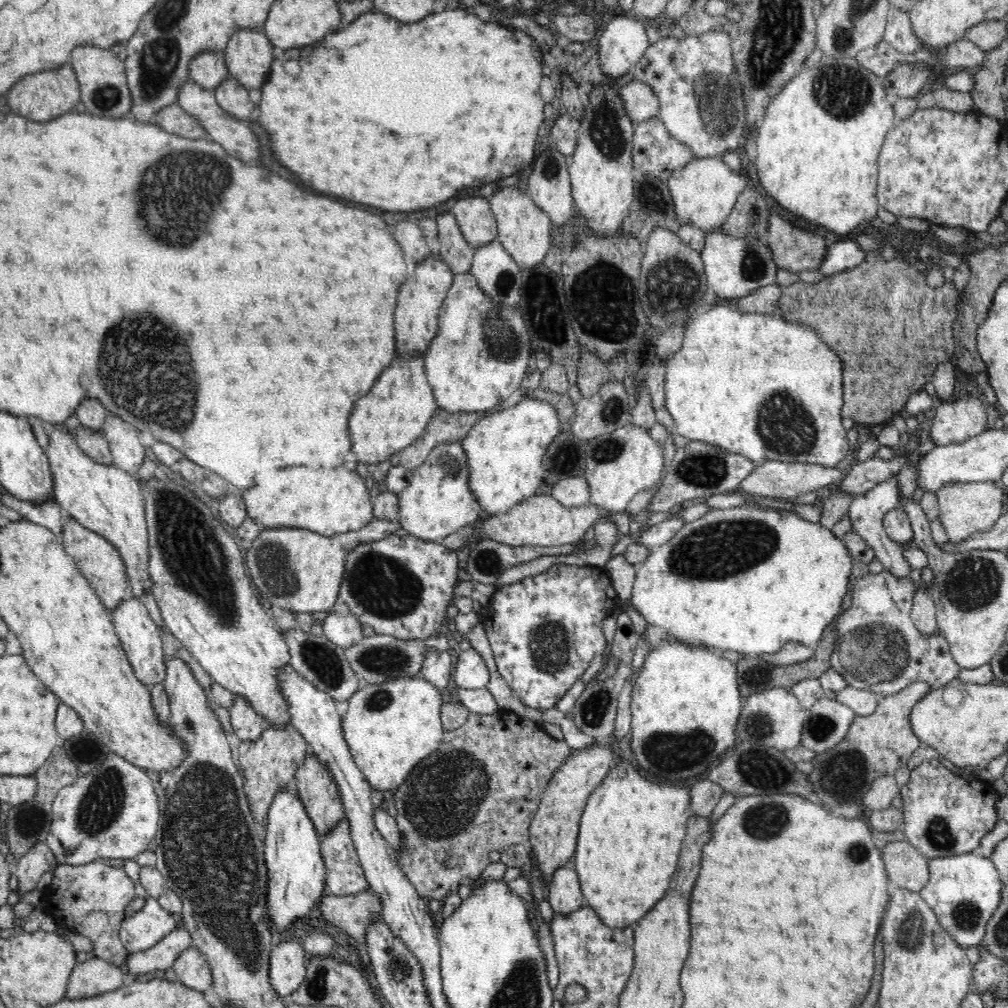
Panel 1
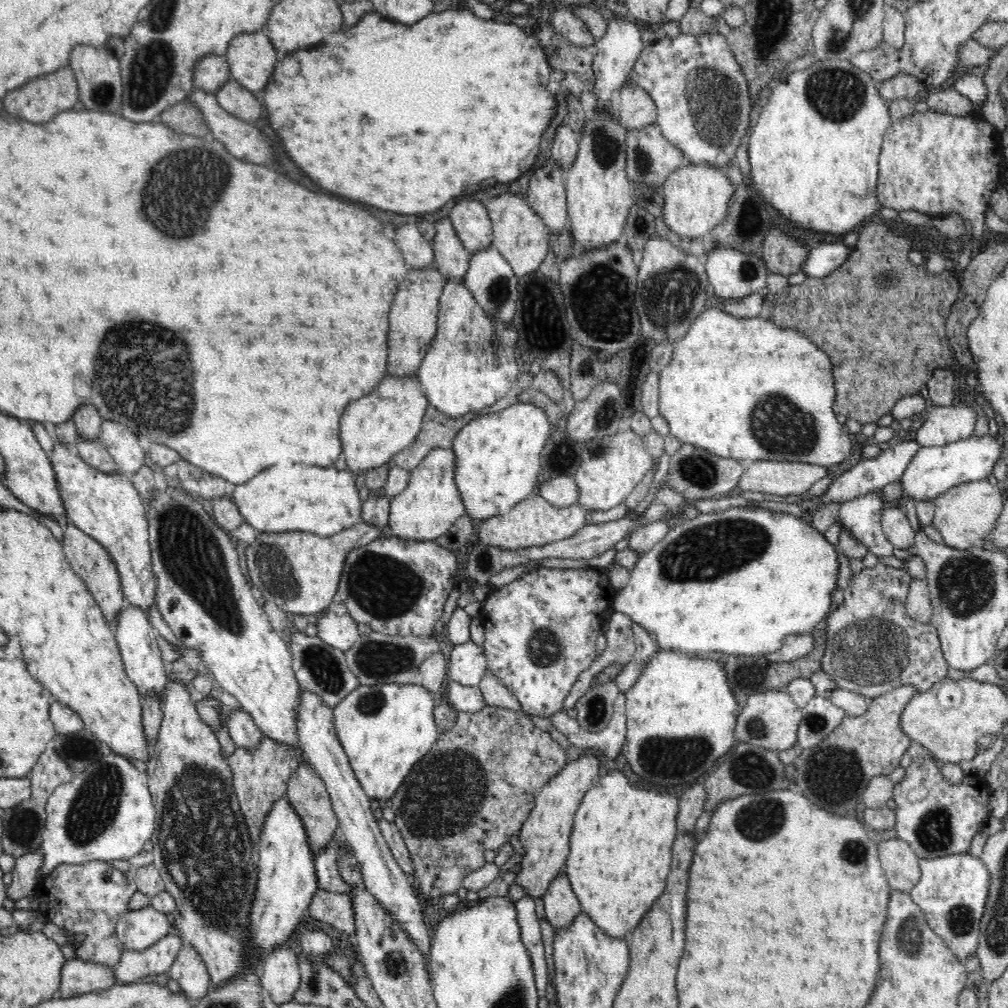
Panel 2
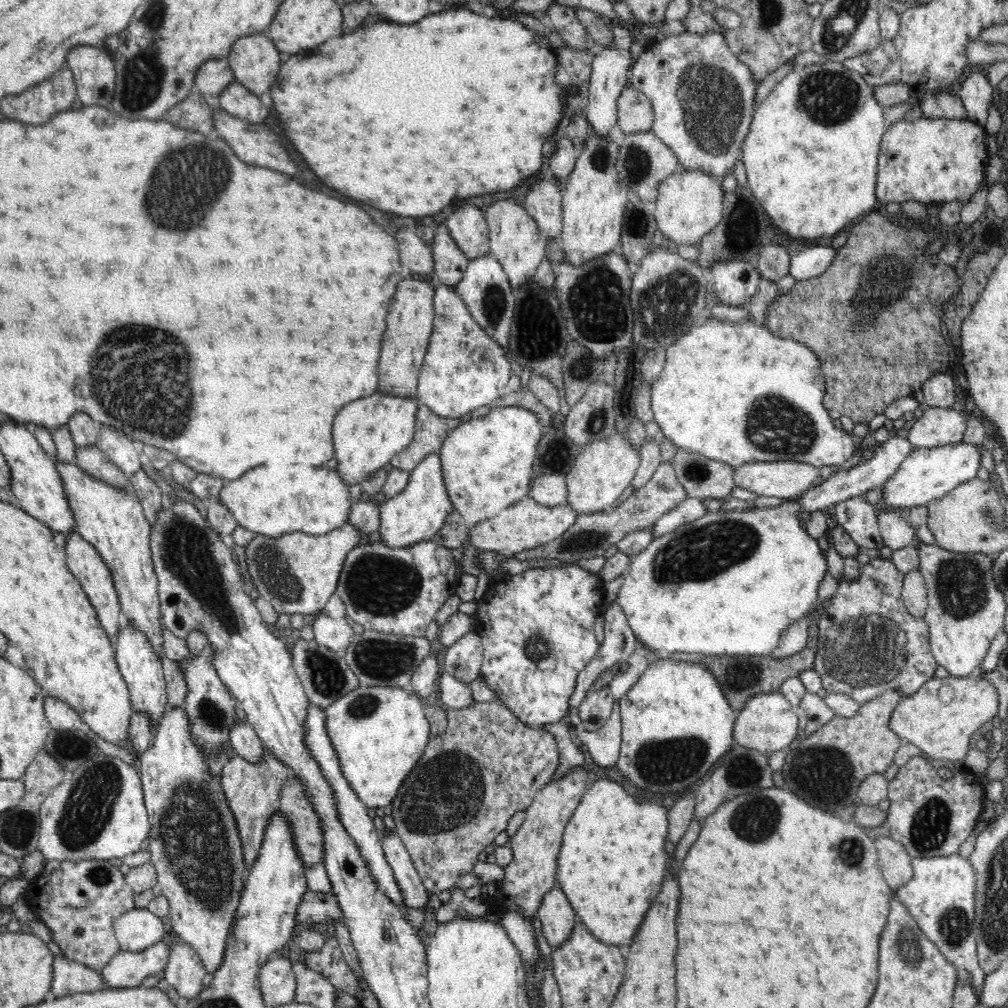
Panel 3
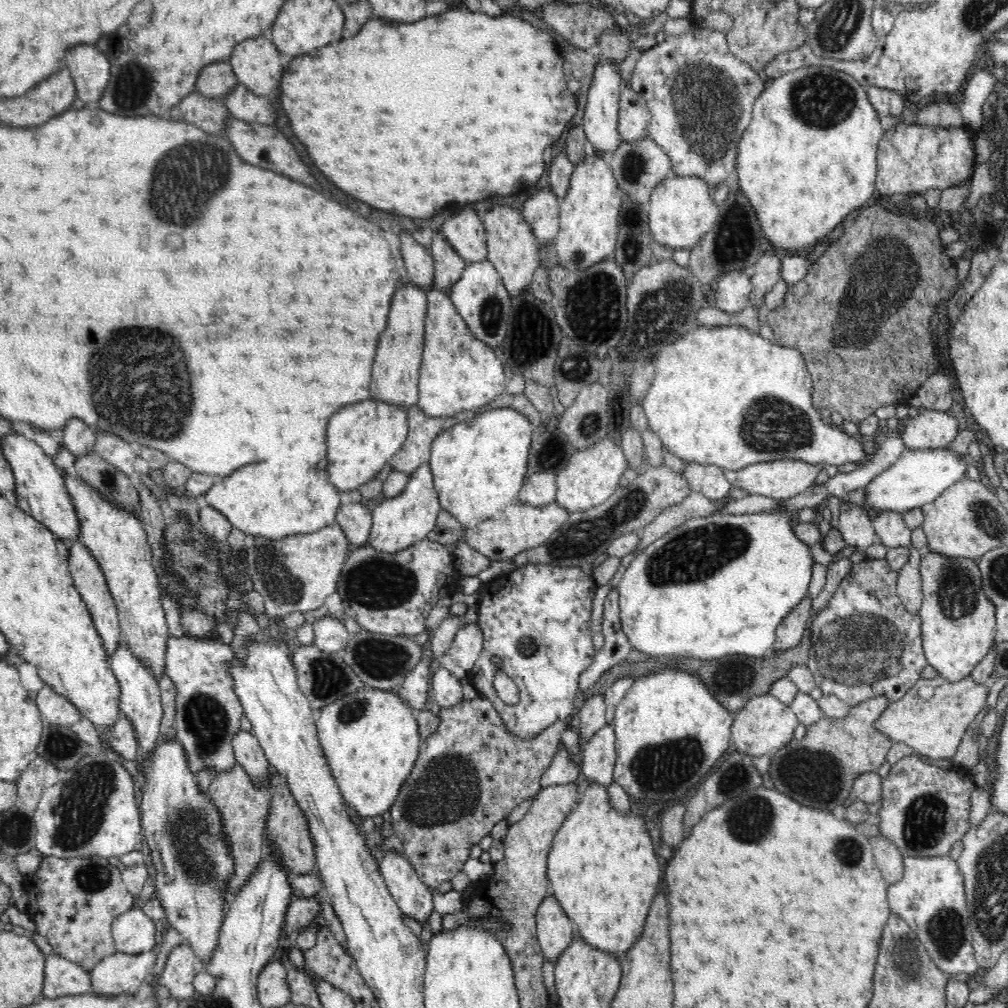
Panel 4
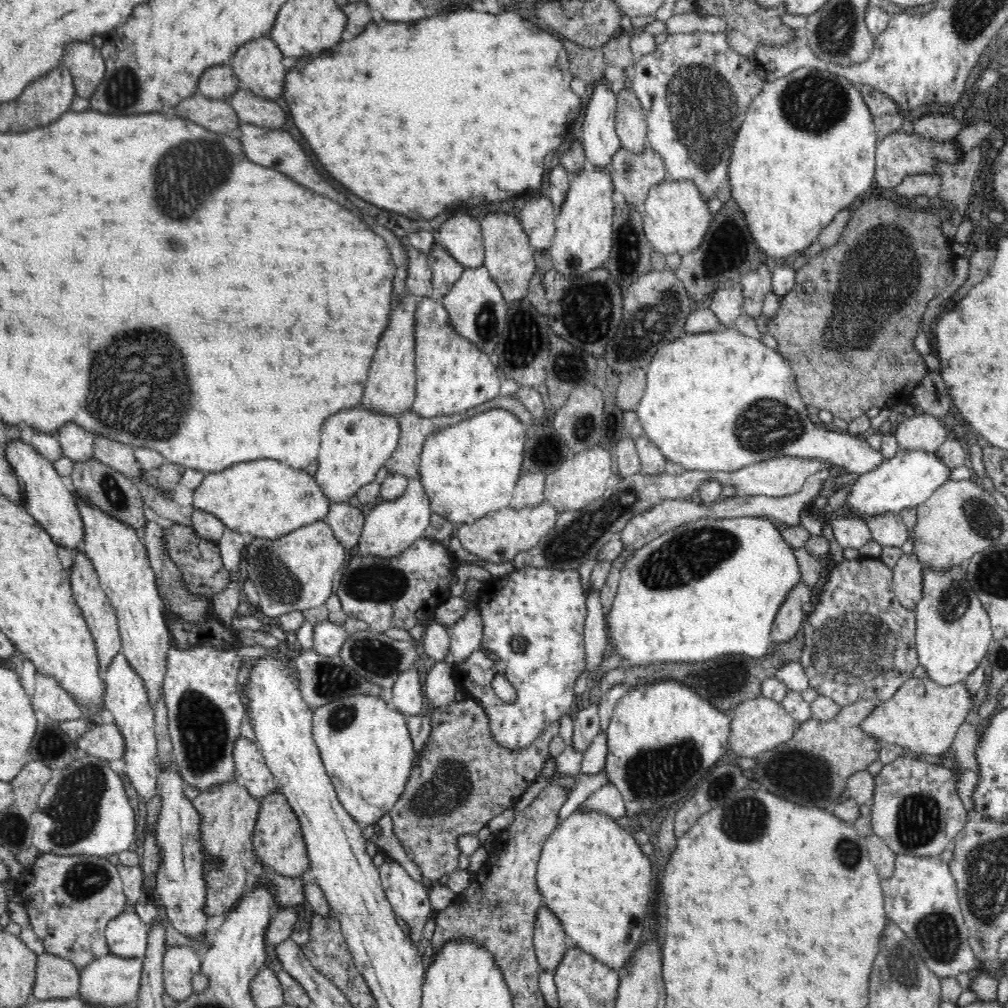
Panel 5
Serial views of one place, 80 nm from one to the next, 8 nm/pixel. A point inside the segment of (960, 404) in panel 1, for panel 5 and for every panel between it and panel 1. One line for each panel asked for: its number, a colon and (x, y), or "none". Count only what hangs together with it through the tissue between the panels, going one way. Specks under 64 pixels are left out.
2: (945, 424)
3: (937, 427)
4: (930, 429)
5: (923, 431)

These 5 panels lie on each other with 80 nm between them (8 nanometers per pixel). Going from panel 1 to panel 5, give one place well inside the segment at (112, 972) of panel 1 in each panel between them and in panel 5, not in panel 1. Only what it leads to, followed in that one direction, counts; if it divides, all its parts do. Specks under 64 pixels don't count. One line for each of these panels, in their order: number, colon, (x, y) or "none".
2: (79, 977)
3: (69, 977)
4: (63, 977)
5: (56, 978)

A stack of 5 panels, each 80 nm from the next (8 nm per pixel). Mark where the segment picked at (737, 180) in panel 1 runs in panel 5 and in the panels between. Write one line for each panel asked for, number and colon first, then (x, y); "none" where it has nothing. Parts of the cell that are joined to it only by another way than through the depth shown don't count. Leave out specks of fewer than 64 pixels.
2: (697, 196)
3: (690, 203)
4: (681, 209)
5: (676, 218)

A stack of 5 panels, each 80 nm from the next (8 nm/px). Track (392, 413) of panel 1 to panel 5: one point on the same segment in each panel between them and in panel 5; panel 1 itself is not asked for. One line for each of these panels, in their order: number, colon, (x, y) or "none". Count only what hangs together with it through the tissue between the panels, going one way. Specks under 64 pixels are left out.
2: (374, 428)
3: (368, 432)
4: (362, 437)
5: (355, 443)

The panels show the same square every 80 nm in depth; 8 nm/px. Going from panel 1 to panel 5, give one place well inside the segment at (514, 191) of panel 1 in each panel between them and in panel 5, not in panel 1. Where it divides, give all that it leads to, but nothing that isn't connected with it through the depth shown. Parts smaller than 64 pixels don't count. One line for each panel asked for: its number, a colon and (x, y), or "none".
2: (519, 234)
3: (515, 240)
4: (512, 248)
5: (508, 255)

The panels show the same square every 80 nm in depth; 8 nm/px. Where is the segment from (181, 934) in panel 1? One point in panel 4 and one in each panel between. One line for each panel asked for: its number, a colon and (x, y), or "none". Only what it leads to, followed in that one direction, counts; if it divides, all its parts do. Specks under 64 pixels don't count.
2: (156, 959)
3: (127, 969)
4: (120, 973)

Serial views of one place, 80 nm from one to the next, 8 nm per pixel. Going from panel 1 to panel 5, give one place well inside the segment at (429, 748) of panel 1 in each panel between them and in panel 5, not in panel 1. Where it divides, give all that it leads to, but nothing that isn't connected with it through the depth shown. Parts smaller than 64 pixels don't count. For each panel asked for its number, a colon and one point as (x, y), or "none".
2: (385, 729)
3: (379, 733)
4: (370, 738)
5: (365, 744)

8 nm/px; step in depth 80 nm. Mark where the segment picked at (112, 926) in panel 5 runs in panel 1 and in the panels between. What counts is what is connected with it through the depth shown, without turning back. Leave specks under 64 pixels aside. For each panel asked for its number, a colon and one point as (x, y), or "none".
1: (152, 923)
2: (138, 929)
3: (138, 929)
4: (134, 932)

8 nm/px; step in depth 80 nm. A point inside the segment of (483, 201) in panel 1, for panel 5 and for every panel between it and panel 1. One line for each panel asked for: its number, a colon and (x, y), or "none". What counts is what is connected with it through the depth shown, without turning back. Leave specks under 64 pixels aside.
2: (470, 218)
3: (468, 226)
4: (465, 232)
5: (461, 236)

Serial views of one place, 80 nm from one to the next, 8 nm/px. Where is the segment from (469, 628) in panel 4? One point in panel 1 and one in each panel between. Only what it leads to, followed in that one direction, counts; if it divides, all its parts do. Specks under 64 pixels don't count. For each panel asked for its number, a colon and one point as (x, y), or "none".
1: (470, 672)
2: (467, 666)
3: (463, 661)

